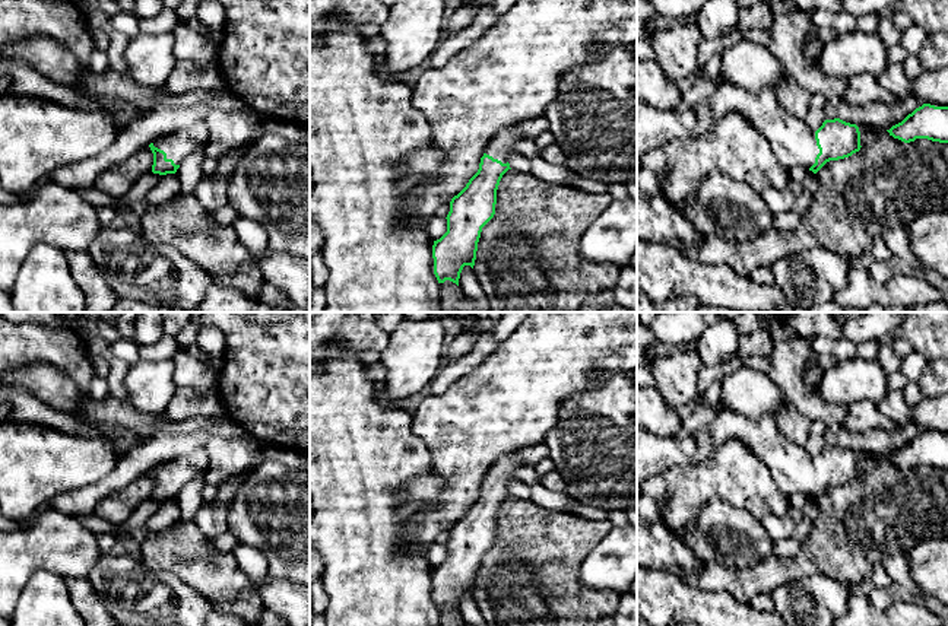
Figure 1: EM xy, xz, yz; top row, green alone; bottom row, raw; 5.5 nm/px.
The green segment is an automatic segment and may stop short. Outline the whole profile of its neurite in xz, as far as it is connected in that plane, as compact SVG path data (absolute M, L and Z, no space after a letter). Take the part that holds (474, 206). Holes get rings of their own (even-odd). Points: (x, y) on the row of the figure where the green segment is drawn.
M516 127L502 128L486 146L481 158L478 172L469 179L466 187L451 198L447 215L447 232L432 245L434 274L438 283L450 280L459 286L460 273L465 266L473 268L478 251L478 242L482 228L494 217L497 204L497 190L502 175L511 169L510 158L517 153L517 143L523 137Z

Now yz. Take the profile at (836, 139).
M723 83L710 98L682 114L678 114L673 108L660 109L637 101L637 171L641 168L640 158L646 152L662 147L675 139L700 137L729 112L742 114L767 139L776 159L789 171L795 166L803 166L817 174L827 162L849 158L862 147L860 131L856 124L840 118L825 120L814 131L802 118L792 115L780 105L777 89L773 85L758 93L751 93L744 86Z

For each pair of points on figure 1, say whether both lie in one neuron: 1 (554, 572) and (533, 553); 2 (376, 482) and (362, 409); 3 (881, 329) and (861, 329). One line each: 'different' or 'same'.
1: same
2: same
3: same

